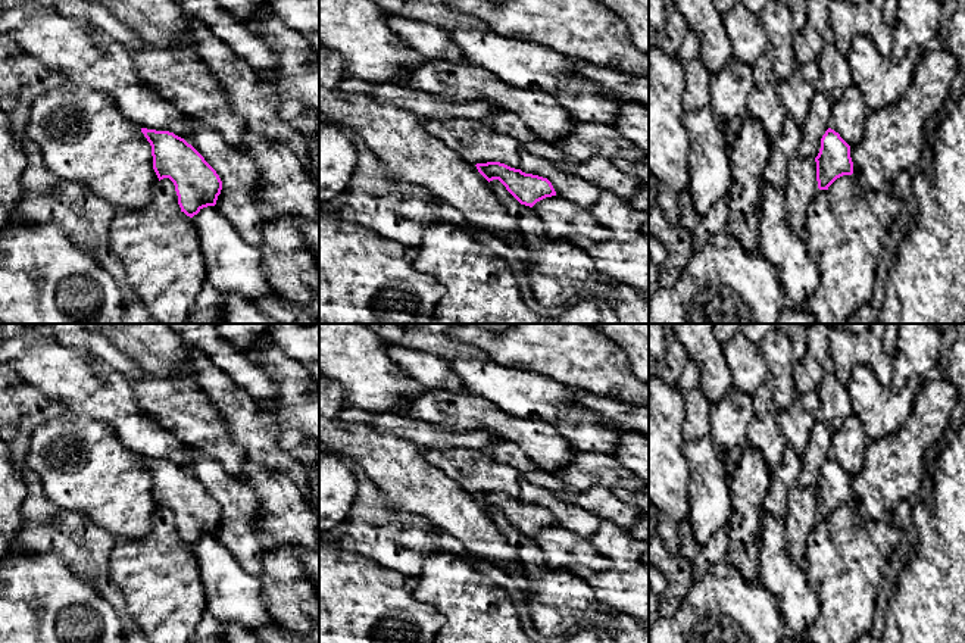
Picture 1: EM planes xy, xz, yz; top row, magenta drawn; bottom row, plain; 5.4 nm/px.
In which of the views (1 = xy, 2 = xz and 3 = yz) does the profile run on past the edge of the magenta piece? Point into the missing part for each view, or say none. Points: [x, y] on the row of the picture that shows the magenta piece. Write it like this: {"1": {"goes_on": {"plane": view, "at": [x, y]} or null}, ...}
{"1": {"goes_on": null}, "2": {"goes_on": null}, "3": {"goes_on": null}}

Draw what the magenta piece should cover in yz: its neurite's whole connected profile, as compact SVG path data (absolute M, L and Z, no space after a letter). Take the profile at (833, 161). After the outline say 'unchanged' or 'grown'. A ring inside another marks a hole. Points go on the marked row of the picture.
M831 128L821 138L821 149L815 162L819 190L828 190L837 178L853 174L850 146Z; unchanged

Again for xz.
M500 162L477 163L475 166L488 182L499 180L521 205L533 207L537 202L556 196L547 178L525 174Z; unchanged

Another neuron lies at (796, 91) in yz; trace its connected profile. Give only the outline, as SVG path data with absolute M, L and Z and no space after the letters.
M818 62L797 63L791 77L777 82L778 96L790 115L802 128L813 91L818 87Z

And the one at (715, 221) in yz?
M718 200L708 213L699 218L693 231L693 250L700 252L713 235L727 231L728 227L728 203Z

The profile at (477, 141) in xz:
M421 119L424 128L440 138L468 162L500 162L519 169L522 144L506 134L496 132L487 122L474 119Z

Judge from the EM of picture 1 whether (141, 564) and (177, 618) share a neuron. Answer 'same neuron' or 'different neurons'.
same neuron

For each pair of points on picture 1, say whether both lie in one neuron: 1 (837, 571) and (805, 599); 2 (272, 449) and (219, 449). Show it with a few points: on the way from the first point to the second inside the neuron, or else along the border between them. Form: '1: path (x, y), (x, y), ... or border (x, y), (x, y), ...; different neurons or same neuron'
1: border (802, 568), (820, 606), (820, 615), (812, 626); different neurons
2: border (225, 420), (230, 436), (250, 459); different neurons

